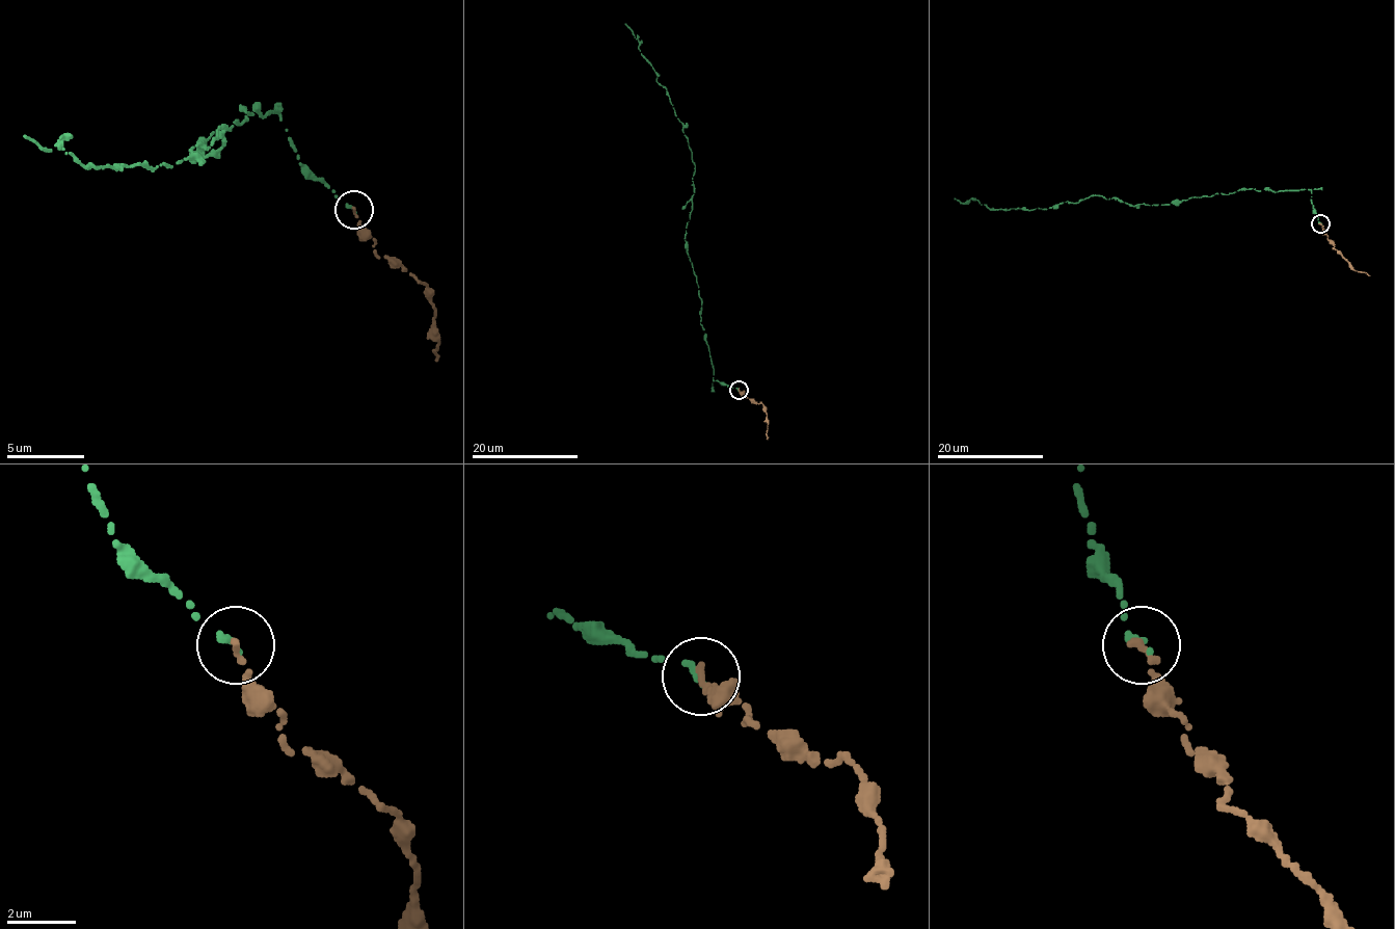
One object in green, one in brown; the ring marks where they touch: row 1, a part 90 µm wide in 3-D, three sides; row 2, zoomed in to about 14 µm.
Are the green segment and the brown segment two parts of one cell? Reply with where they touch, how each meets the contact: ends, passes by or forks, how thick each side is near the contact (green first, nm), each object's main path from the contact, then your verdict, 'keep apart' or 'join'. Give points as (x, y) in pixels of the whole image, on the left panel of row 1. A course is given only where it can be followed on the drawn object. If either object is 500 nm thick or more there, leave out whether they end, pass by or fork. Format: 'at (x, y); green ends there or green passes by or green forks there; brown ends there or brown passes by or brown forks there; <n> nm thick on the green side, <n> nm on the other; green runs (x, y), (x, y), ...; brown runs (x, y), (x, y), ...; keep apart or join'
at (354, 209); green ends there; brown ends there; 190 nm thick on the green side, 220 nm on the other; green runs (353, 208), (299, 162), (279, 107), (241, 107), (198, 147), (217, 158), (225, 127), (152, 169), (24, 134); brown runs (353, 208), (376, 239), (372, 250), (392, 259), (426, 289), (438, 359); join

